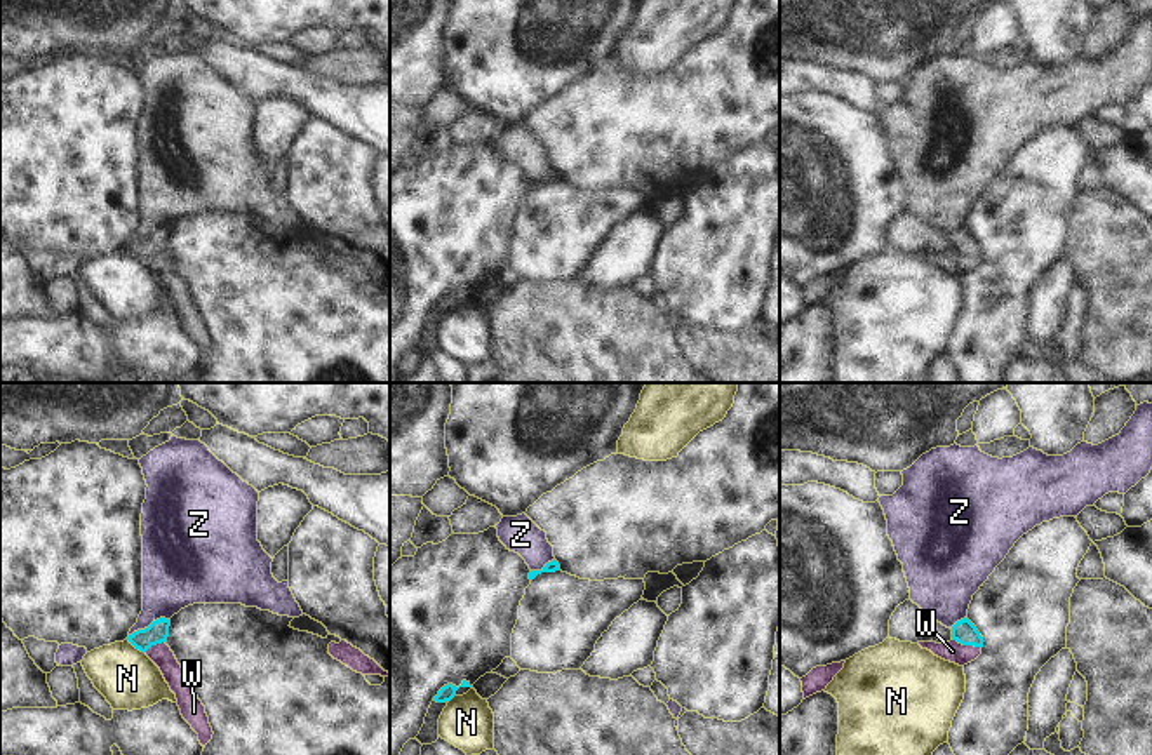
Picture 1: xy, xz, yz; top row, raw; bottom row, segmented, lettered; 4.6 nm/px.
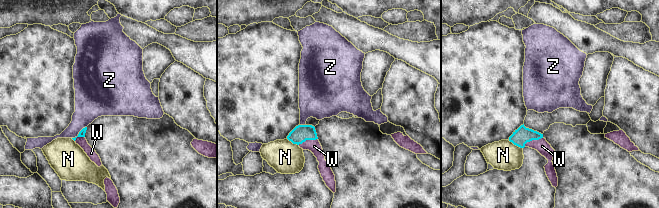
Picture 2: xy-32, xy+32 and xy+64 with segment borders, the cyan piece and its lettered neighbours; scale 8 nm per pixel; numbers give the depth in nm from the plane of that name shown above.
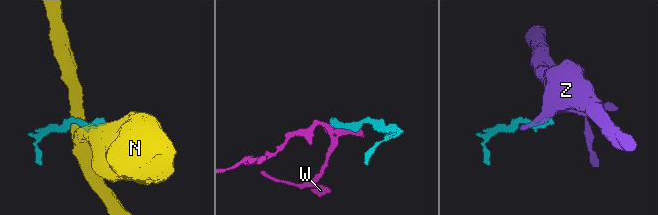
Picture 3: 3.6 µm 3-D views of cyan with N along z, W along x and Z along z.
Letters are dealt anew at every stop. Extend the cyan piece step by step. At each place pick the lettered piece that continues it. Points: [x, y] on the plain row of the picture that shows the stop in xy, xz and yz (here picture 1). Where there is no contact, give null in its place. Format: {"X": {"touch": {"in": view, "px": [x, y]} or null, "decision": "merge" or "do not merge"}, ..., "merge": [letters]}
{"N": {"touch": {"in": "xy", "px": [136, 258]}, "decision": "do not merge"}, "W": {"touch": {"in": "yz", "px": [966, 254]}, "decision": "merge"}, "Z": {"touch": {"in": "xy", "px": [150, 235]}, "decision": "do not merge"}, "merge": ["W"]}

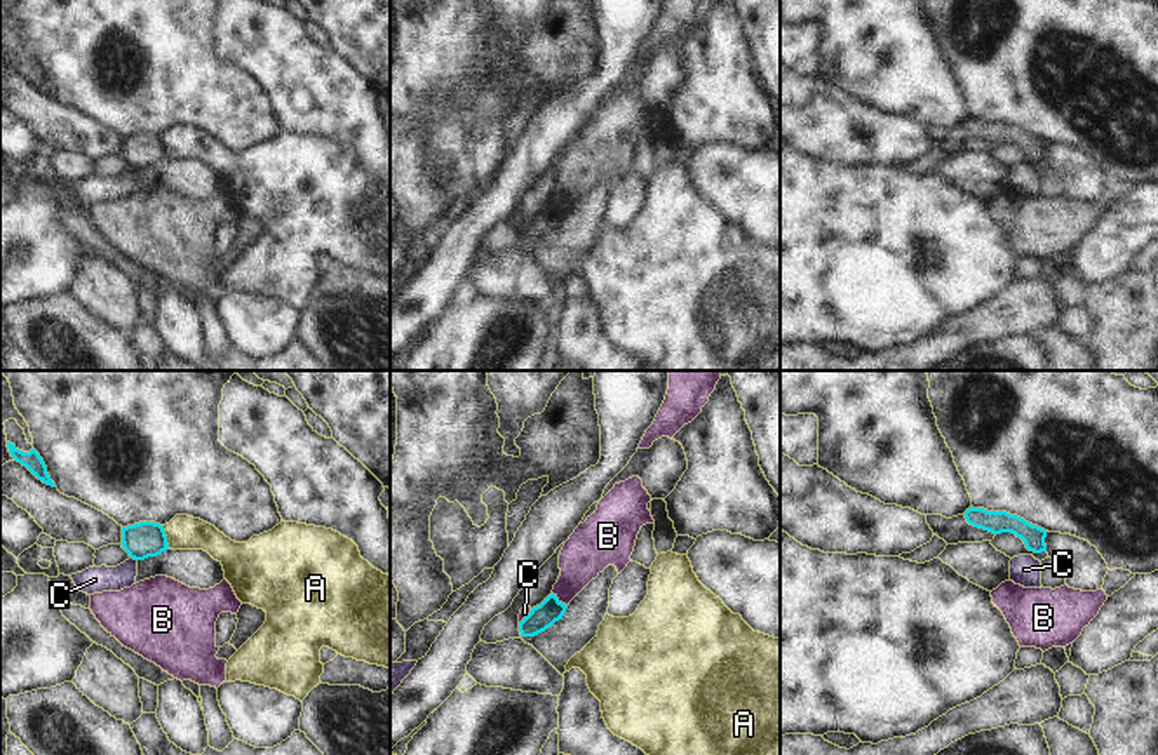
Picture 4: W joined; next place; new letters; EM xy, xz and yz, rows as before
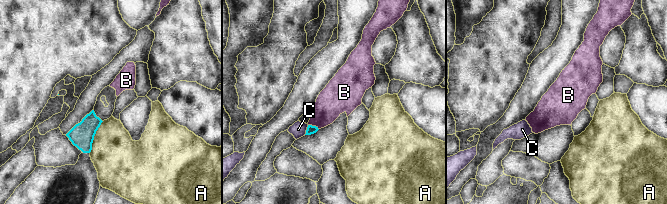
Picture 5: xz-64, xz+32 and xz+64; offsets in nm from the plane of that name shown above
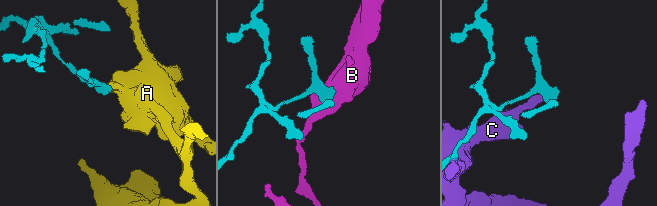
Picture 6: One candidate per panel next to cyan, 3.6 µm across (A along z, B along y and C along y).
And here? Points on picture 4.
{"A": {"touch": {"in": "xy", "px": [166, 146]}, "decision": "do not merge"}, "B": {"touch": {"in": "xz", "px": [558, 209]}, "decision": "do not merge"}, "C": {"touch": {"in": "xy", "px": [134, 169]}, "decision": "do not merge"}, "merge": []}

